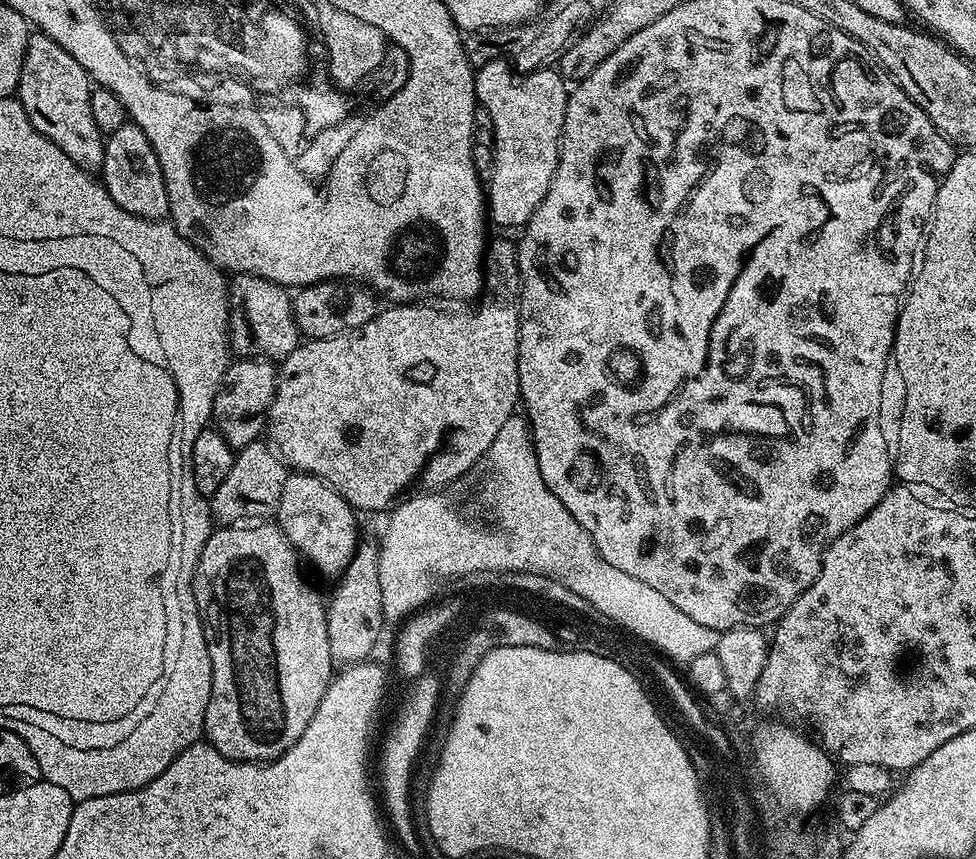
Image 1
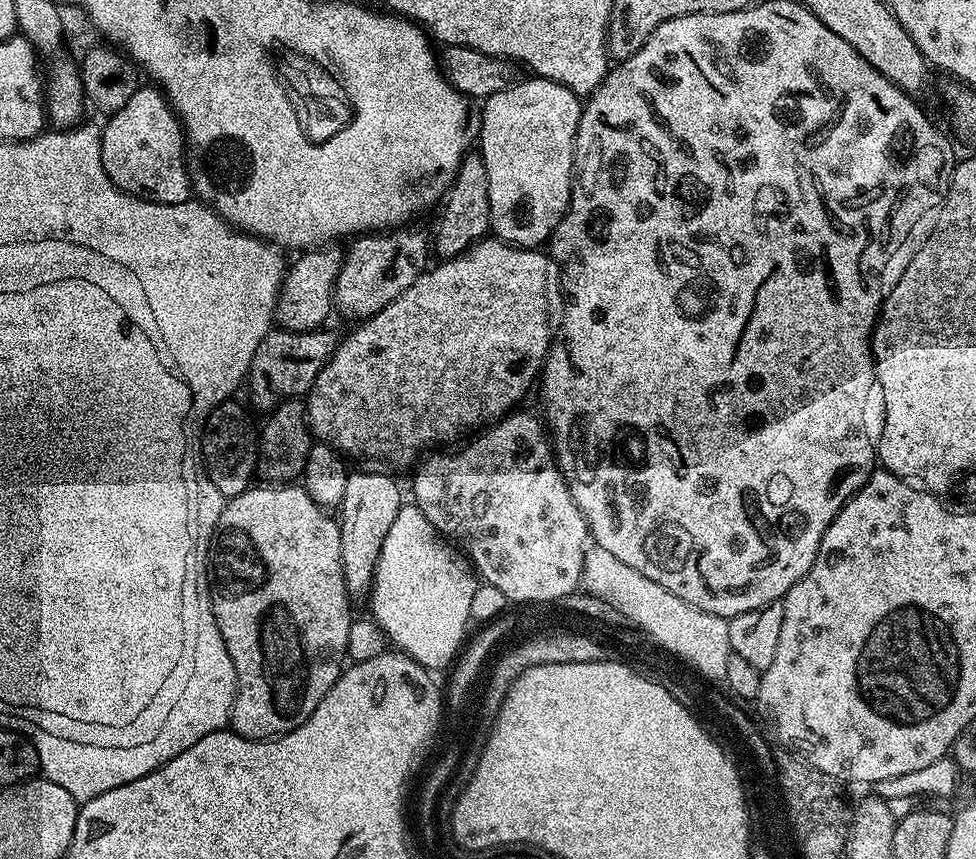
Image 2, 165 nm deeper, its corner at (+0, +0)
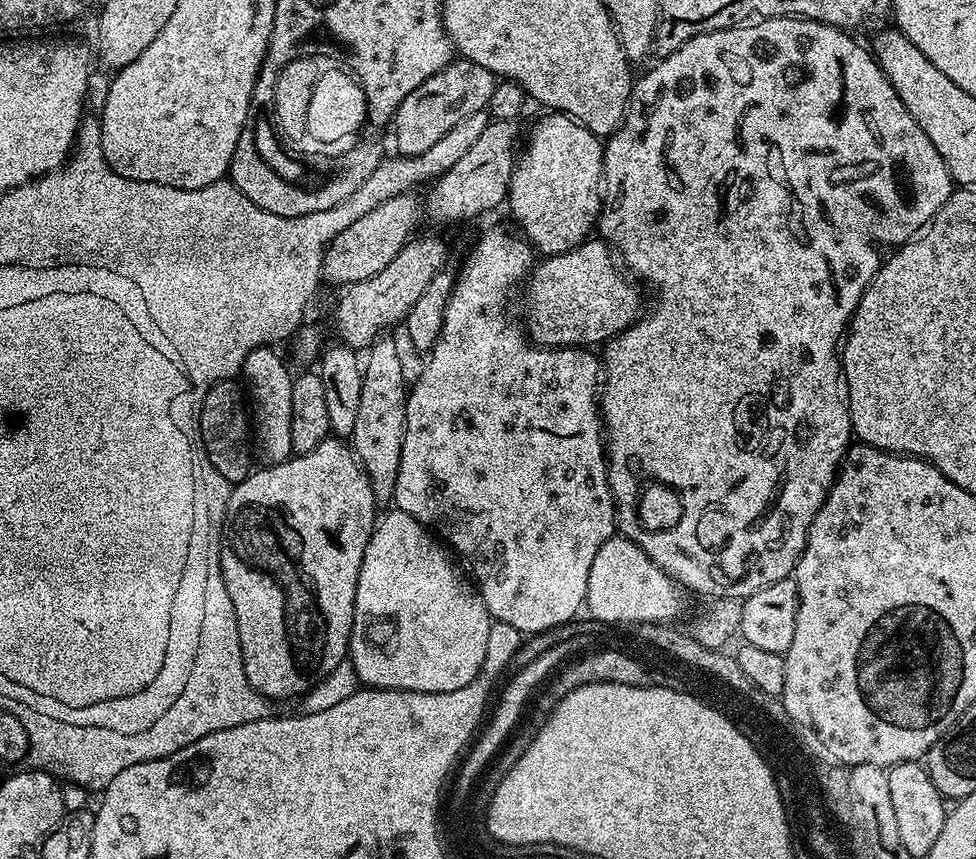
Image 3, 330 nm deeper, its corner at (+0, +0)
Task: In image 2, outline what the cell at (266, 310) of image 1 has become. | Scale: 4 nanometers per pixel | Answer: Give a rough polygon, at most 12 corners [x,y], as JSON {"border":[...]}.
{"border":[[341,249],[305,251],[284,273],[275,323],[314,332],[334,312]]}

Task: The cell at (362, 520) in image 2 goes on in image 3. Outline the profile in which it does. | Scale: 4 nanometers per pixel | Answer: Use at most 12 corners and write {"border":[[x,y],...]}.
{"border":[[377,338],[350,437],[377,505],[391,505],[405,436],[404,364]]}

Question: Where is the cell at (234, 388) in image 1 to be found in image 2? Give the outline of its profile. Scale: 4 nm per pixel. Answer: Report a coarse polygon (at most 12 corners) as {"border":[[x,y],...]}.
{"border":[[277,327],[246,377],[268,414],[311,392],[338,336]]}

